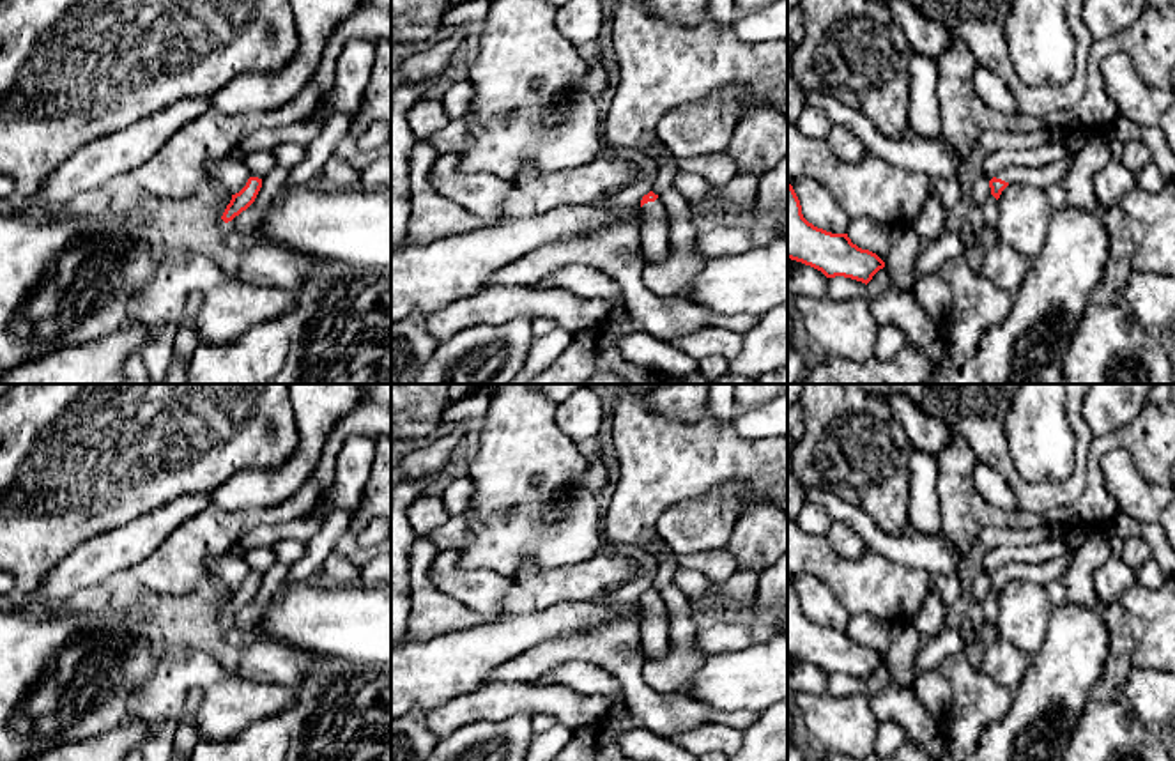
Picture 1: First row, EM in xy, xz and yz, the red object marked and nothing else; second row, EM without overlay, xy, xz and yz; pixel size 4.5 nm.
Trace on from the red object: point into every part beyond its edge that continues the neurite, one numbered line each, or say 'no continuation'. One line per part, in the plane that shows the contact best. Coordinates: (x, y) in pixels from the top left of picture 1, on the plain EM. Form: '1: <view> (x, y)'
1: xz (655, 645)

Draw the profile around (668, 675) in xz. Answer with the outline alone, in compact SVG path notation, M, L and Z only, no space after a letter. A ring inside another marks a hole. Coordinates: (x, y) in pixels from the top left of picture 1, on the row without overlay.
M674 584L658 591L667 609L671 651L660 660L644 660L642 680L657 694L680 692L708 658L694 642L699 628L692 602Z

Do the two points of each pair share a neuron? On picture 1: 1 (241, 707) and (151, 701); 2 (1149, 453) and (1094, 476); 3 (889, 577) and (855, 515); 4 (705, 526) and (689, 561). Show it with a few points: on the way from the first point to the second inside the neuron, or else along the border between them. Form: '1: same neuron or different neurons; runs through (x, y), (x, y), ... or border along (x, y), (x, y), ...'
1: same neuron; runs through (218, 687), (211, 680), (174, 682)
2: same neuron; runs through (1131, 441), (1110, 441), (1096, 459)
3: different neurons; border along (869, 551), (915, 568)
4: different neurons; border along (726, 545), (715, 551), (680, 553), (676, 556)

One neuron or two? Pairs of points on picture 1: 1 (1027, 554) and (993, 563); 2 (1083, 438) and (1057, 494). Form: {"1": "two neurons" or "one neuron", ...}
{"1": "one neuron", "2": "one neuron"}

